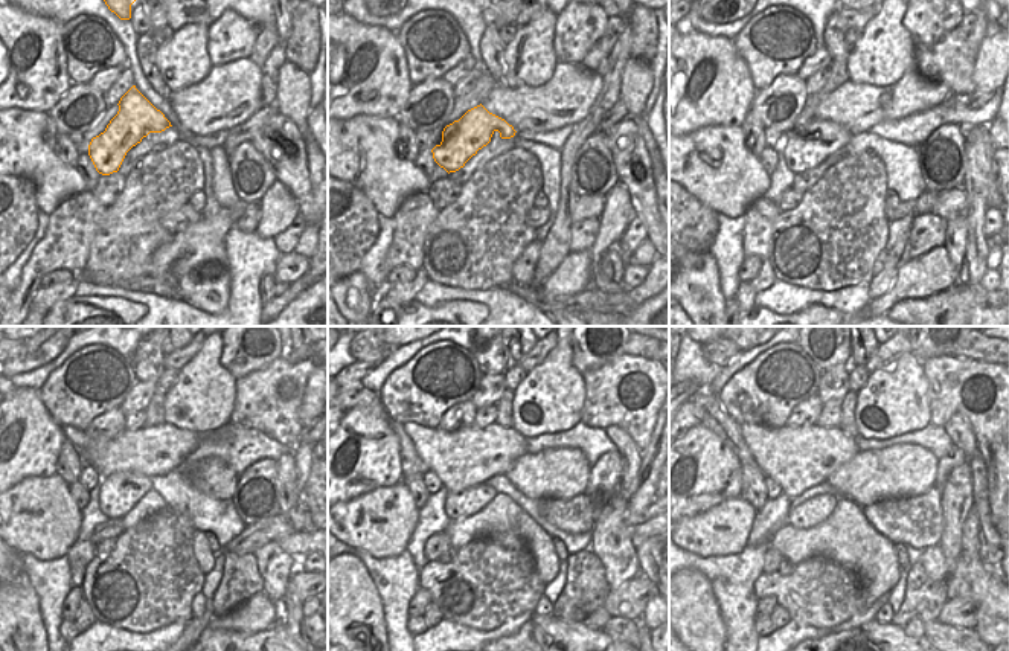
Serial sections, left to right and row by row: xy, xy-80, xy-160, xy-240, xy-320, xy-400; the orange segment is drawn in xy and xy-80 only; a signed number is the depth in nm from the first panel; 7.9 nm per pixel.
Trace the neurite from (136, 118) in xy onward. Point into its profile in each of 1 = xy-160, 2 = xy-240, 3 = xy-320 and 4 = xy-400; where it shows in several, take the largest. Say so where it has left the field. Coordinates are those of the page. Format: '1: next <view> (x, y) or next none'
1: next xy-160 (811, 142)
2: next xy-240 (119, 493)
3: next xy-320 (458, 505)
4: next xy-400 (814, 511)

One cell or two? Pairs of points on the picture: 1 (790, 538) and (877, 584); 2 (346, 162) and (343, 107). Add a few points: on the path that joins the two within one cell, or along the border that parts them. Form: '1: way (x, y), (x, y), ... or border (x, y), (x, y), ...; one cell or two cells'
1: way (813, 541), (839, 541), (858, 561); one cell
2: border (378, 116), (354, 115), (343, 121); two cells

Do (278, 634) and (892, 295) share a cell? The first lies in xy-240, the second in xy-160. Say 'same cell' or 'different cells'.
different cells

